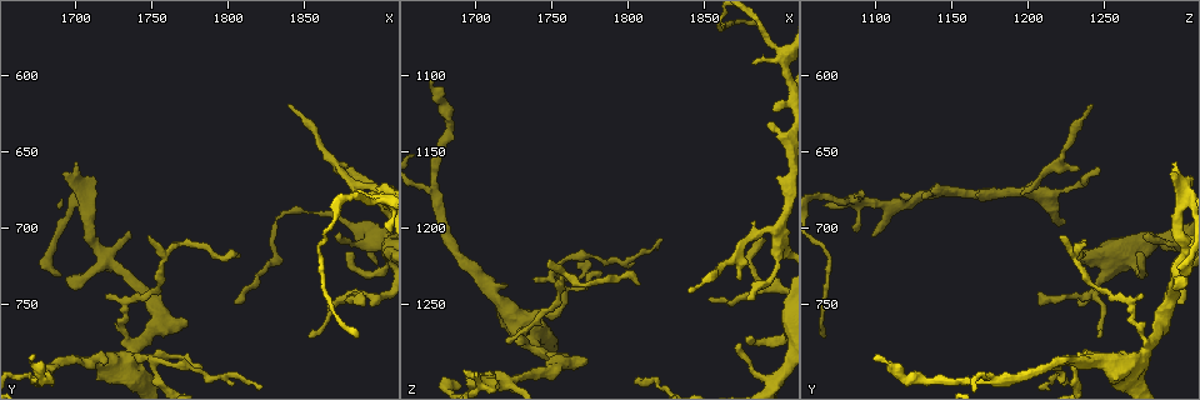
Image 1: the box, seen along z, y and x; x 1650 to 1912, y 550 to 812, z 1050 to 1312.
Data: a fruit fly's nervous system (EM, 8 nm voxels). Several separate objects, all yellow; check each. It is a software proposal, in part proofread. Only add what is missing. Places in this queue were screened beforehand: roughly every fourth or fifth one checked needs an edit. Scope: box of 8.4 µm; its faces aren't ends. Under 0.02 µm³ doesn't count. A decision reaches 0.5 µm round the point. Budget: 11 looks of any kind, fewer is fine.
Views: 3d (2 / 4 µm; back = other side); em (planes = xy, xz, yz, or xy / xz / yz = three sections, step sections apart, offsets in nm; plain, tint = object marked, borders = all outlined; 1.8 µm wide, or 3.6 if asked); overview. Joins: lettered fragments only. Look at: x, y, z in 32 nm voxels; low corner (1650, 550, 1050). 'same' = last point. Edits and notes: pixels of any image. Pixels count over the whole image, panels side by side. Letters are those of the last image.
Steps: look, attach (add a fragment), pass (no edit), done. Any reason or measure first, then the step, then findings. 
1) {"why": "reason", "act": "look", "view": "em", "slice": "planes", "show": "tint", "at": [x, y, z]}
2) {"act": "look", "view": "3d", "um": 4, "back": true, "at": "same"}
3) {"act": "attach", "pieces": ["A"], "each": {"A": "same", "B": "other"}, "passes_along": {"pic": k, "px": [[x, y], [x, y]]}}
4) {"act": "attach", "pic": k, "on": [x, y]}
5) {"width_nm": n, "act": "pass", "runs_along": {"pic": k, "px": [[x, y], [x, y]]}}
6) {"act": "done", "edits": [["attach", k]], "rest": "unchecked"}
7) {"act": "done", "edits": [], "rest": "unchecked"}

{"why": "thin neck", "act": "look", "view": "em", "slice": "planes", "show": "tint", "at": [1748, 784, 1232]}

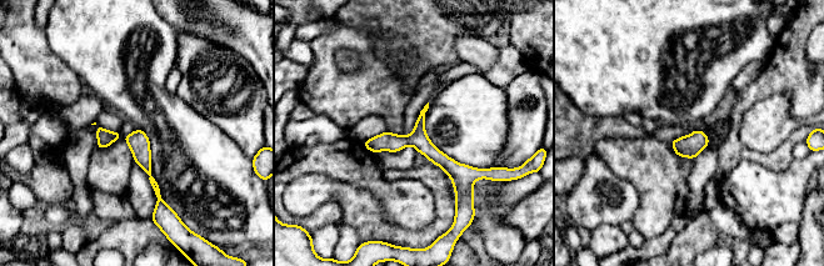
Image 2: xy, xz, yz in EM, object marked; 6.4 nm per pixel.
{"why": "what lies round it", "act": "look", "view": "em", "slice": "planes", "show": "borders", "at": "same"}

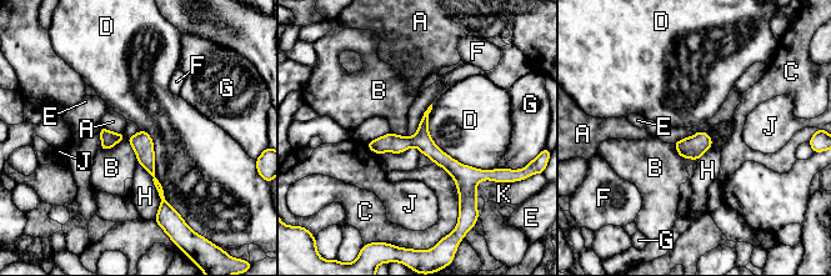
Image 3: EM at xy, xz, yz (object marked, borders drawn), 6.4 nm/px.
{"width_nm": 120, "longest_contact_nm": ["D", 600], "act": "pass", "each": {"A": "other", "B": "other", "C": "other", "D": "other", "E": "other", "F": "other", "G": "other", "H": "other", "J": "other", "K": "other"}, "found": "no lettered fragment goes on from it"}

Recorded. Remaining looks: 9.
{"why": "an open end", "act": "look", "view": "em", "slice": "planes", "show": "borders", "at": [1746, 706, 1220]}

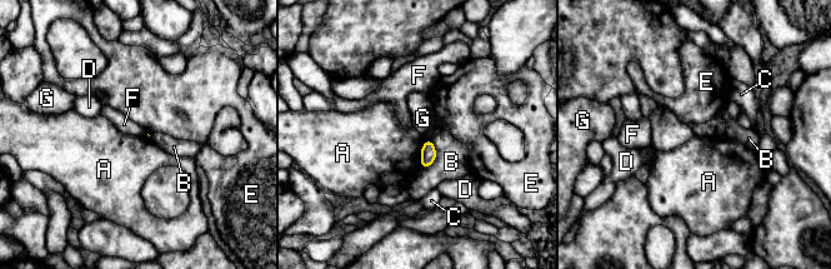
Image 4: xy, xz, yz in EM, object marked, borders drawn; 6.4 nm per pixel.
{"act": "pass", "each": {"A": "other", "B": "other", "C": "other", "D": "other", "E": "other", "F": "other", "G": "other"}, "found": "no lettered fragment goes on from it"}

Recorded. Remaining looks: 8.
{"why": "an open end", "act": "look", "view": "em", "slice": "xz", "step": 4, "show": "borders", "at": [1672, 786, 1100]}

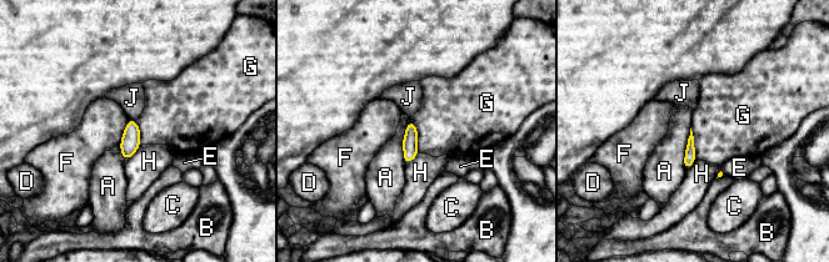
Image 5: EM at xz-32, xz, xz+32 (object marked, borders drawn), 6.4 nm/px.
{"act": "look", "view": "em", "slice": "planes", "show": "borders", "at": "same"}

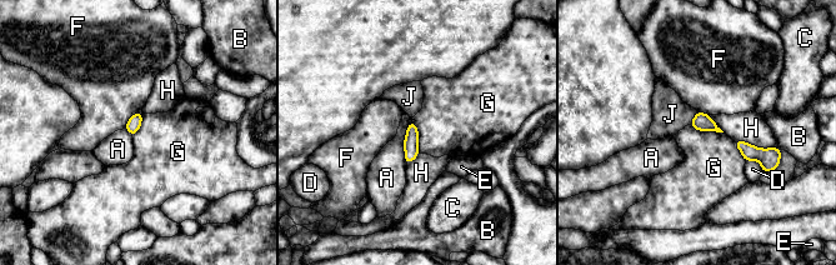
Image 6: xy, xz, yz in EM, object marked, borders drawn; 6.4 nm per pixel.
{"act": "pass", "each": {"A": "other", "B": "other", "C": "other", "D": "other", "E": "other", "F": "other", "G": "other", "H": "other", "J": "other"}, "border": {"pic": 6, "px": [[411, 120], [418, 131], [419, 153]]}, "found": "none of them fits"}

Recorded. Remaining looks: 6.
{"why": "free end", "act": "look", "view": "3d", "um": 2, "at": [1892, 678, 1130]}

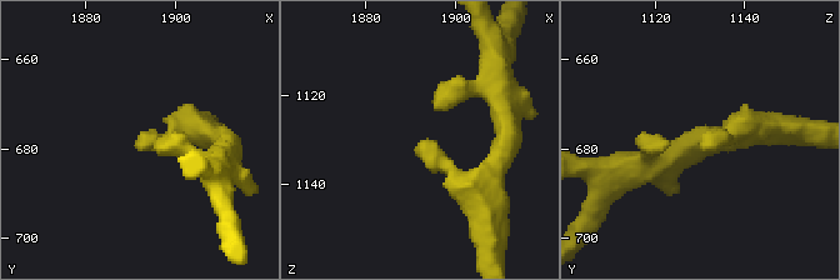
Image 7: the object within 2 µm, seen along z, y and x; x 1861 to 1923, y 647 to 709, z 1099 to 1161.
{"act": "look", "view": "em", "slice": "yz", "step": 4, "show": "tint", "at": [1892, 676, 1130]}

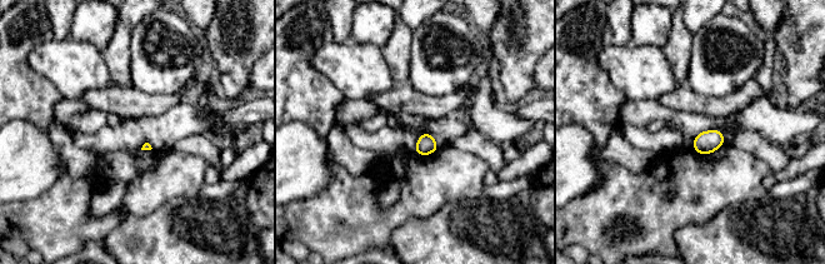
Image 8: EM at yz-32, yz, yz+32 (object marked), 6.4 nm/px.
{"why": "cut it another way", "act": "look", "view": "em", "slice": "xy", "step": 8, "show": "borders", "at": "same"}

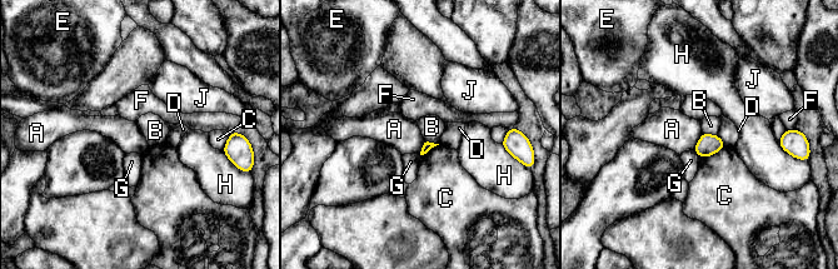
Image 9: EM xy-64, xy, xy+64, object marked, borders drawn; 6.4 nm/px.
{"act": "pass", "each": {"A": "other", "B": "other", "C": "other", "D": "other", "E": "other", "F": "other", "G": "other", "H": "other", "J": "other"}, "border": {"pic": 9, "px": [[703, 133], [693, 149]]}, "found": "no lettered fragment goes on from it"}

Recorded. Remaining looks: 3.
{"act": "done", "edits": [], "rest": "unchecked"}

